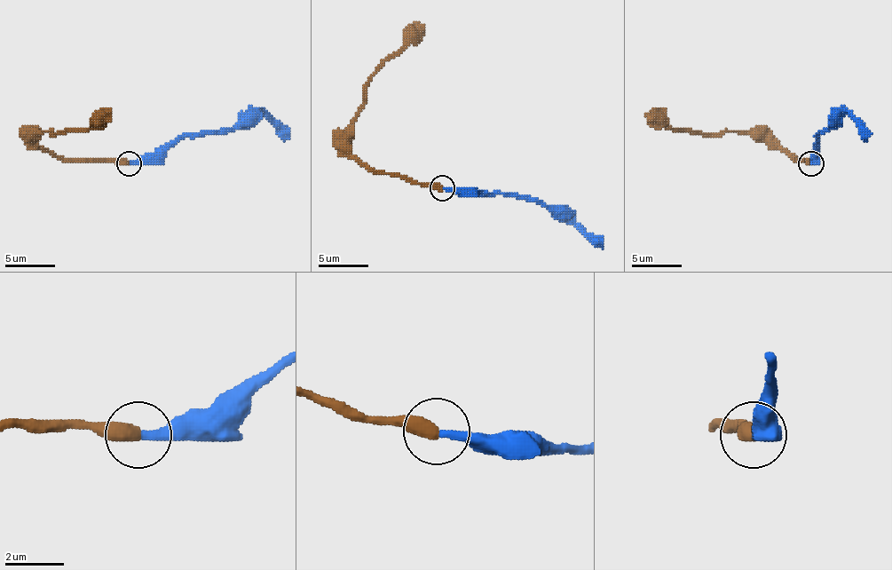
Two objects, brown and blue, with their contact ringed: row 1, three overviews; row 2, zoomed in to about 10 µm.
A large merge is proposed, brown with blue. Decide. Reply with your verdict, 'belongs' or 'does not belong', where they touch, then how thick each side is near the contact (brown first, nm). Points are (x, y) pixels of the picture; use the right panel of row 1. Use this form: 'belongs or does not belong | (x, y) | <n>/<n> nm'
belongs | (810, 163) | 500/320 nm

